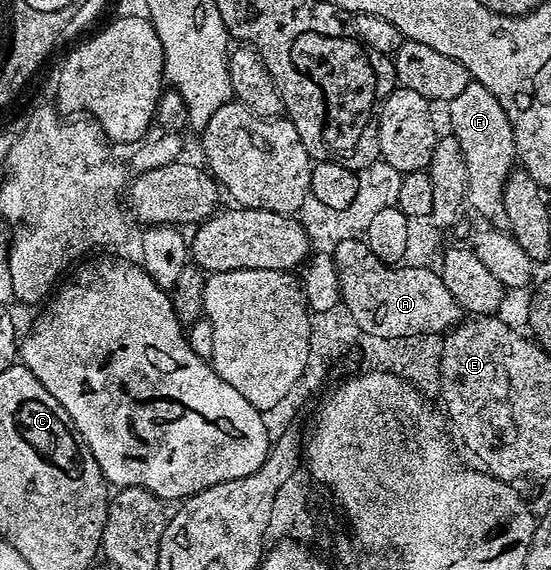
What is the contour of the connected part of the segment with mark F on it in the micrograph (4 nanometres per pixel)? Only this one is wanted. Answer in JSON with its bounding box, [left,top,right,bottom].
[447,80,515,224]

